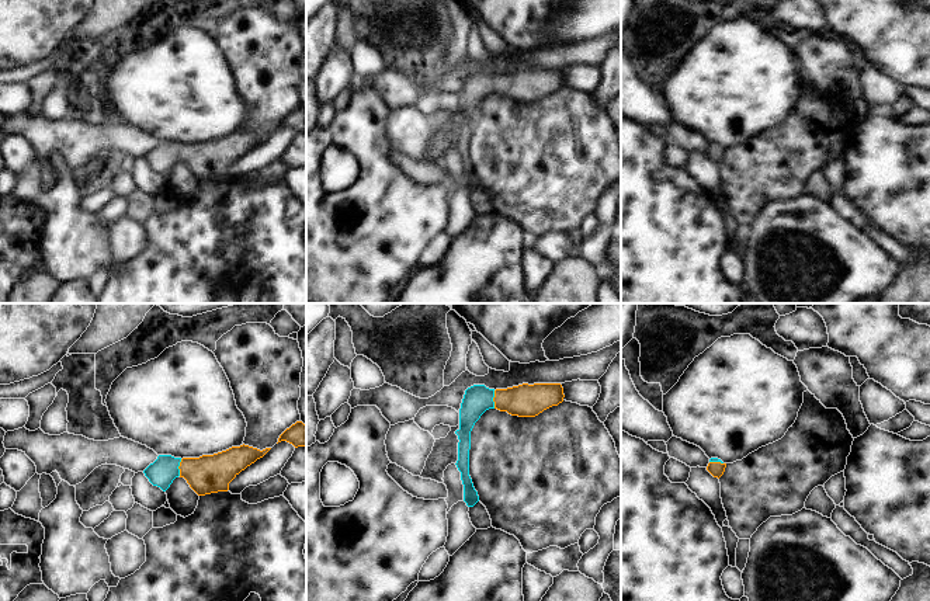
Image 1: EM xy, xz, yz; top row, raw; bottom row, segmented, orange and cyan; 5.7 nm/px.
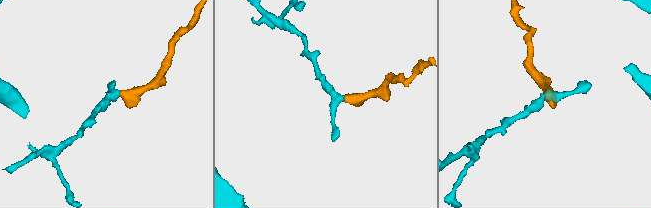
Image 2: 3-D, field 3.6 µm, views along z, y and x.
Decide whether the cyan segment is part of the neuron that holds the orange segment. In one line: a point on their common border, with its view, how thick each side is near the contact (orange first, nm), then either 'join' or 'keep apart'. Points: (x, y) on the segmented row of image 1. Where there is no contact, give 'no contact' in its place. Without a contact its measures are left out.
contact xz (493, 399); calibres 190 and 160 nm; join

